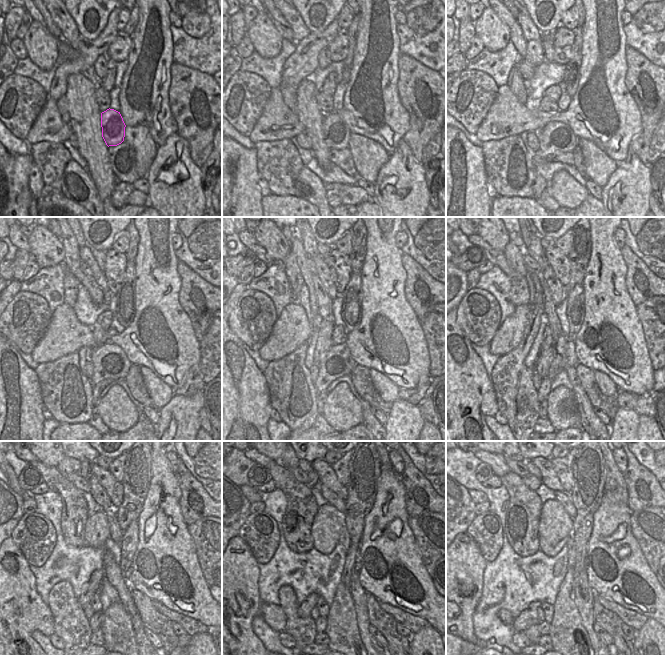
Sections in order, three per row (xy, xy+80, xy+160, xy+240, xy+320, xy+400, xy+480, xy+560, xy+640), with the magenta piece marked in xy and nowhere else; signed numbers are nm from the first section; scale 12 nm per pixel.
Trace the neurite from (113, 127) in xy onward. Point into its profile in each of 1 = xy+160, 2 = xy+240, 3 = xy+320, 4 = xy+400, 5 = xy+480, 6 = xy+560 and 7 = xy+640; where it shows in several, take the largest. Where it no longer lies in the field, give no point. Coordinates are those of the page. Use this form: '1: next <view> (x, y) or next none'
1: next xy+160 (555, 136)
2: next xy+240 (110, 362)
3: next xy+320 (338, 362)
4: next xy+400 (569, 358)
5: next xy+480 (95, 620)
6: next xy+560 (320, 624)
7: next xy+640 (544, 627)

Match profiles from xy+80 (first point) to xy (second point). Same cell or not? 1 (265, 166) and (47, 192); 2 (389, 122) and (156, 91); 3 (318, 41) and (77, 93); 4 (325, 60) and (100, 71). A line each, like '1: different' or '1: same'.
1: different
2: same
3: different
4: same

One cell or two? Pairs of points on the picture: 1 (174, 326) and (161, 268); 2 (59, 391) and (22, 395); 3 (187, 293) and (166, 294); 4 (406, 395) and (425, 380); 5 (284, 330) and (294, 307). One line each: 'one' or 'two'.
1: one
2: two
3: two
4: one
5: one

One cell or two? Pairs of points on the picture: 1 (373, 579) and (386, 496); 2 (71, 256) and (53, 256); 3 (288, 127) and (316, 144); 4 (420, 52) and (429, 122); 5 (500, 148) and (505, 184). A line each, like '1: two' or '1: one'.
1: one
2: two
3: two
4: two
5: one

